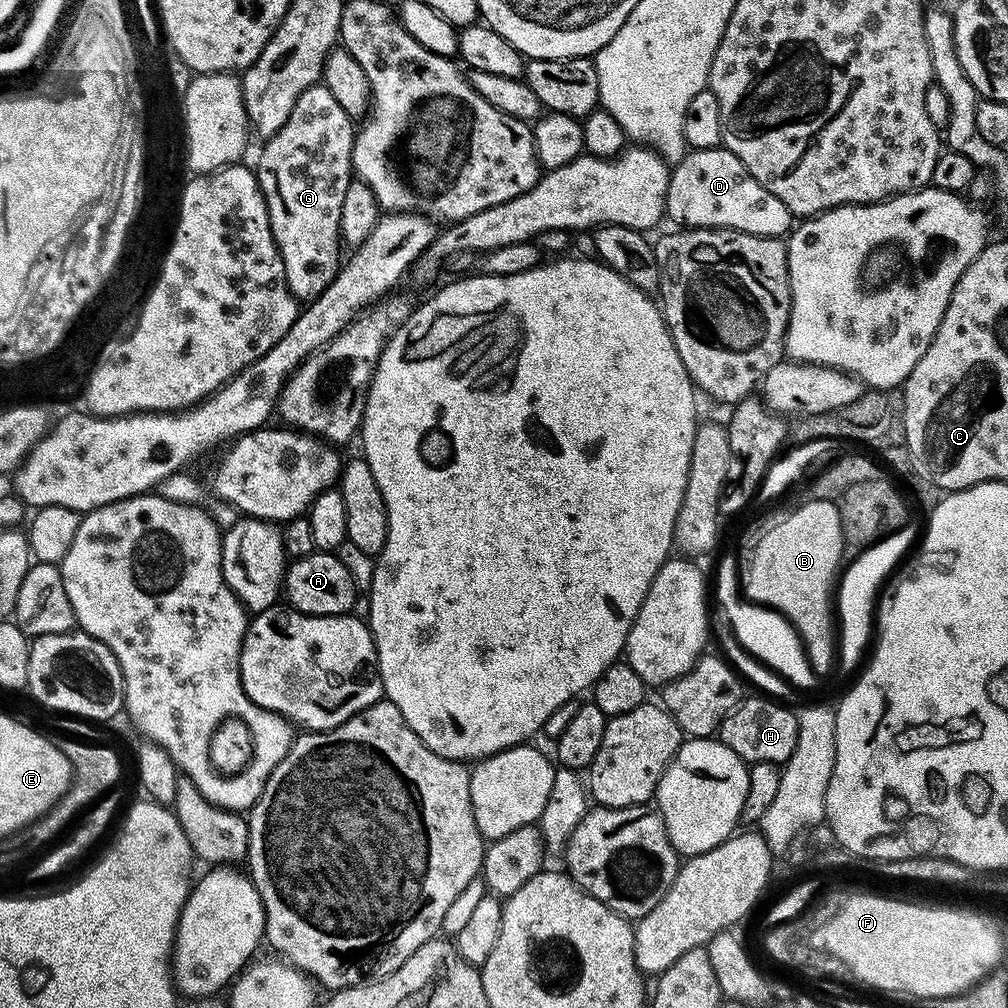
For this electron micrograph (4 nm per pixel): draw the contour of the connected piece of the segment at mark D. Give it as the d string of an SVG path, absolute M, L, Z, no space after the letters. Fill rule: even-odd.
M723 146L715 148L697 148L695 150L685 151L681 160L675 161L668 177L668 193L664 210L667 219L673 220L673 225L687 226L690 228L729 228L735 232L745 232L755 236L774 236L784 238L789 235L790 229L794 224L792 211L766 186L762 186L748 173L746 166L742 166L740 159L733 152L728 151Z

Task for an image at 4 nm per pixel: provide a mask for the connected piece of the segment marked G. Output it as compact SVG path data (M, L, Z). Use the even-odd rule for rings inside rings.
M323 82L310 86L310 90L306 90L302 95L300 95L292 114L294 119L288 120L286 126L282 126L280 132L275 132L273 136L267 137L267 139L263 141L264 149L261 150L260 157L257 158L256 164L254 163L254 171L256 173L258 186L264 195L266 210L268 211L268 217L270 218L270 230L274 234L274 242L278 246L278 254L284 263L286 280L290 286L290 290L295 294L297 301L311 302L315 300L317 296L322 294L322 290L326 290L330 286L330 282L342 267L342 257L340 258L340 250L342 251L340 219L342 218L342 204L346 185L344 171L347 173L350 168L350 153L352 150L354 132L353 129L348 129L350 117L346 114L346 110L342 110L338 98L334 98L334 94L330 94L330 90L325 84L323 84Z

